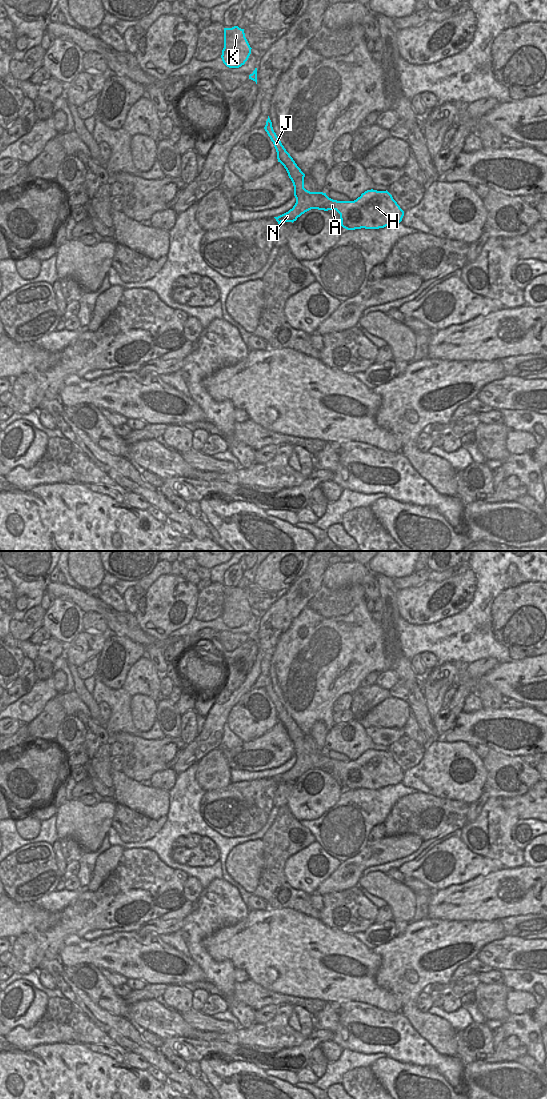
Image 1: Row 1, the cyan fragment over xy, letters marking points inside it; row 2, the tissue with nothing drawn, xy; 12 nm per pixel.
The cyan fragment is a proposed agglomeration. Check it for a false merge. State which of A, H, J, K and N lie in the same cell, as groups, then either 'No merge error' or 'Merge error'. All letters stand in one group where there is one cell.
Groups: A H J K N. No merge error.

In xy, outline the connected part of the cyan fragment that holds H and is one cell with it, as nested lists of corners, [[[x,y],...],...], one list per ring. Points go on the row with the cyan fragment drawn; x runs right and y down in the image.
[[[269,116],[264,129],[274,144],[278,162],[284,166],[293,183],[296,198],[292,209],[274,217],[278,224],[293,223],[311,209],[336,210],[340,214],[341,226],[347,230],[379,229],[388,225],[397,225],[402,221],[404,211],[387,190],[367,190],[354,201],[337,201],[329,198],[326,193],[306,190],[304,188],[305,174],[278,139]]]

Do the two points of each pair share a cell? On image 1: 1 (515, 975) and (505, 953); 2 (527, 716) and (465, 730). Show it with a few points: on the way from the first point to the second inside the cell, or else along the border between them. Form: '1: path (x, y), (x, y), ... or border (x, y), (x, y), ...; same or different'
1: border (499, 970), (531, 969), (536, 973); different
2: path (512, 716), (480, 719); same

